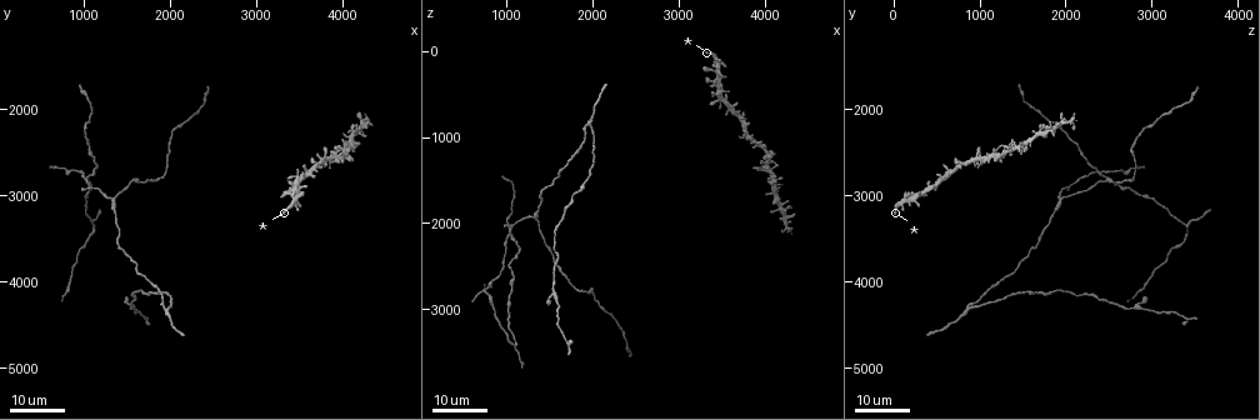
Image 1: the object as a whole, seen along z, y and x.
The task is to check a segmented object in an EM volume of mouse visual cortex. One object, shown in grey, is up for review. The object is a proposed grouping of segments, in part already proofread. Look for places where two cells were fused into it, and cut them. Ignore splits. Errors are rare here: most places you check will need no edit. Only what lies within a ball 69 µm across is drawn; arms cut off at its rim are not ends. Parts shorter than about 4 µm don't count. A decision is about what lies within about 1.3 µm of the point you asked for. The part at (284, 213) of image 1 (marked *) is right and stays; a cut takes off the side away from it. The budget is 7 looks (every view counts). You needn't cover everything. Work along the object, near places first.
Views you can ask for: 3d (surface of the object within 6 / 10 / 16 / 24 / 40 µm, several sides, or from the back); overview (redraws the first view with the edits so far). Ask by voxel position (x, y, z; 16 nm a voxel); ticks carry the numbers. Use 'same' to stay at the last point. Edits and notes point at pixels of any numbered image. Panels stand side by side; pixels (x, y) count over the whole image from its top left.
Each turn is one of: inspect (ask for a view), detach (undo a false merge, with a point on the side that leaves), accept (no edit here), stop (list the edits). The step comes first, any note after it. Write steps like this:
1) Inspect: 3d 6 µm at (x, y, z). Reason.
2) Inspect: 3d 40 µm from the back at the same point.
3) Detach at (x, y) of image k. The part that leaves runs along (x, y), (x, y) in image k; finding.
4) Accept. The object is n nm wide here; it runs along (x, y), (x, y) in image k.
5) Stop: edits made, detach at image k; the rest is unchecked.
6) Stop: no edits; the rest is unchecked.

Inspect: 3d 24 µm at (3450, 2750, 600).

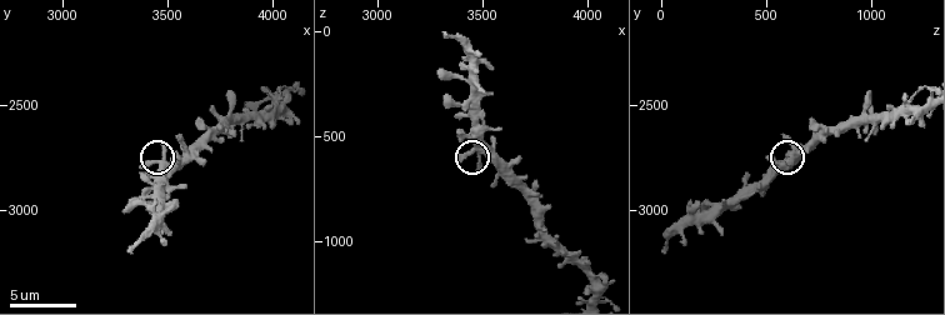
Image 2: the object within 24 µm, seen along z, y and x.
Inspect: 3d 6 µm at (3450, 2770, 570).

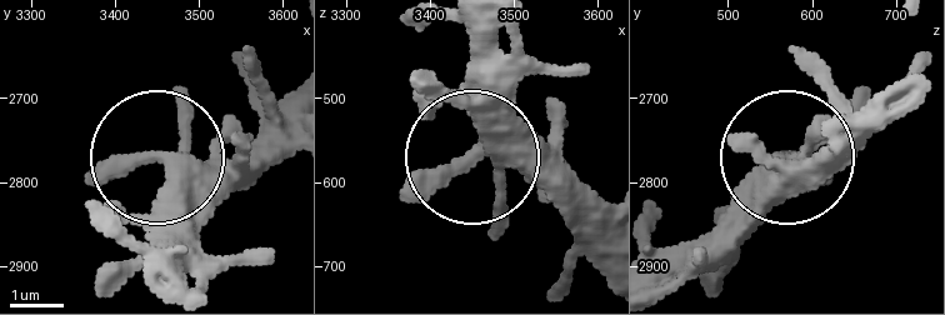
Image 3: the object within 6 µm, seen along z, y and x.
Accept. The side arm is 34 µm long; 3 arms meet here; all the same cell.

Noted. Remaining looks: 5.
Inspect: 3d 16 µm at (1950, 4300, 850). Side arm on a straight run.

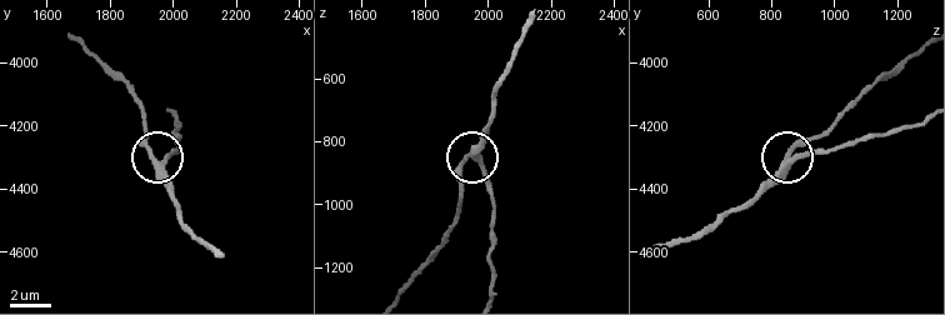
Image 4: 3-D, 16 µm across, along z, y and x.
Inspect: 3d 6 µm at (1960, 4300, 840).

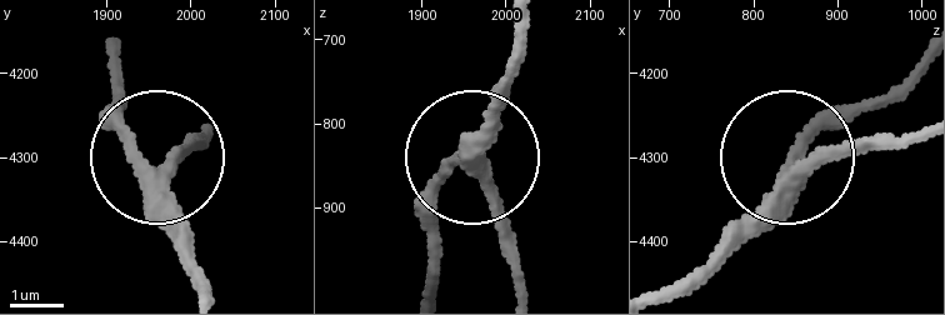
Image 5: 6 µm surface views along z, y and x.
Accept. The object is 300 nm wide here; all the same cell.

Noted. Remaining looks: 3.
Inspect: 3d 16 µm at (1350, 3000, 1950). Arms part here.

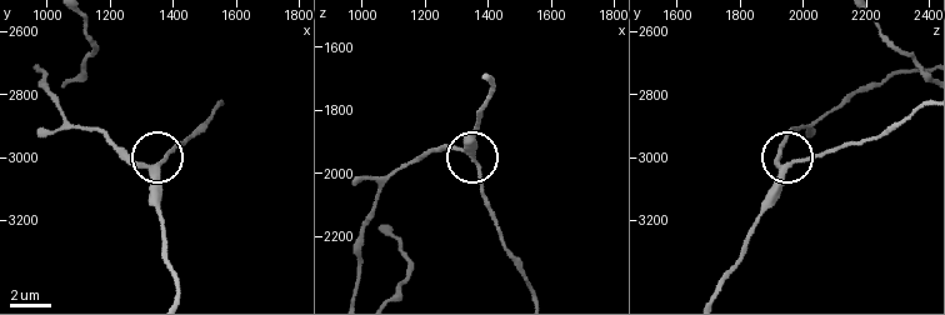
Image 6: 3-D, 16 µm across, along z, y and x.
Inspect: 3d 6 µm at (1330, 3030, 1930).

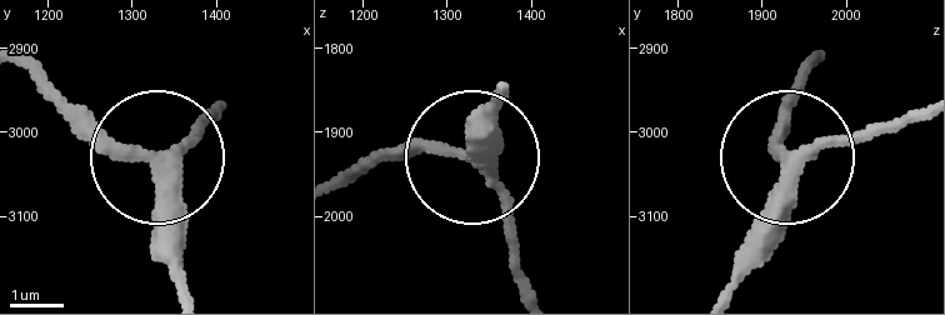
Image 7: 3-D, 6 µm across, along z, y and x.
Accept. The object is 260 nm wide here; it runs along (186, 283), (160, 175), (101, 149), (53, 99) in image 7; one cell here.

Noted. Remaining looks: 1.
Stop: no edits; the rest is unchecked.

